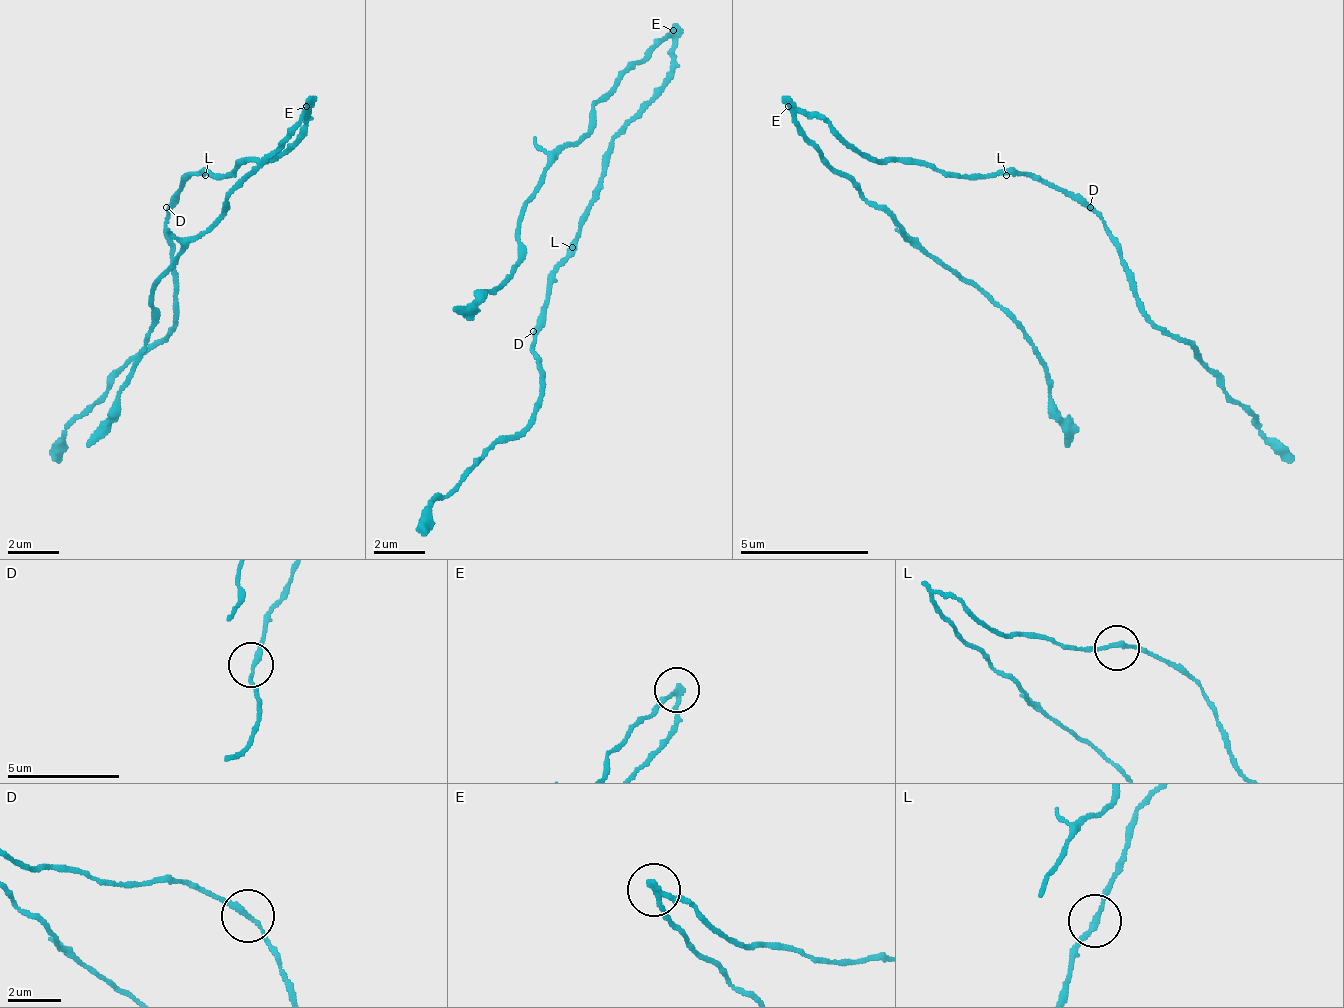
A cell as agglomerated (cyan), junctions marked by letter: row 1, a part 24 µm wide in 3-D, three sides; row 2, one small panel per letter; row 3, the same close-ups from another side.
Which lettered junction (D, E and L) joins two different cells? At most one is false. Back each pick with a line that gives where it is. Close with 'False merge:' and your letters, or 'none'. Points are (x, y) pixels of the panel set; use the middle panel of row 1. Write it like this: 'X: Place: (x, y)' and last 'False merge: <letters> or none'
E: Place: (673, 30)
False merge: E

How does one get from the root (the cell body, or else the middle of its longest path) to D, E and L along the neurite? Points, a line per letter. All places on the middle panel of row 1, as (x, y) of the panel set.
D: (623, 131), (610, 144), (610, 164), (591, 215), (578, 228), (578, 247), (533, 331)
E: (623, 131), (623, 125), (655, 93), (655, 86), (668, 73), (668, 48), (675, 41), (675, 28)
L: (623, 131), (610, 144), (610, 164), (597, 189), (597, 202), (578, 228), (578, 241), (572, 247)

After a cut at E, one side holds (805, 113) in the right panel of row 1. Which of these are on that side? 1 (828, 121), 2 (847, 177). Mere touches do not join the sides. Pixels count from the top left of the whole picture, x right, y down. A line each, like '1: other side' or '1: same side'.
1: same side
2: other side

